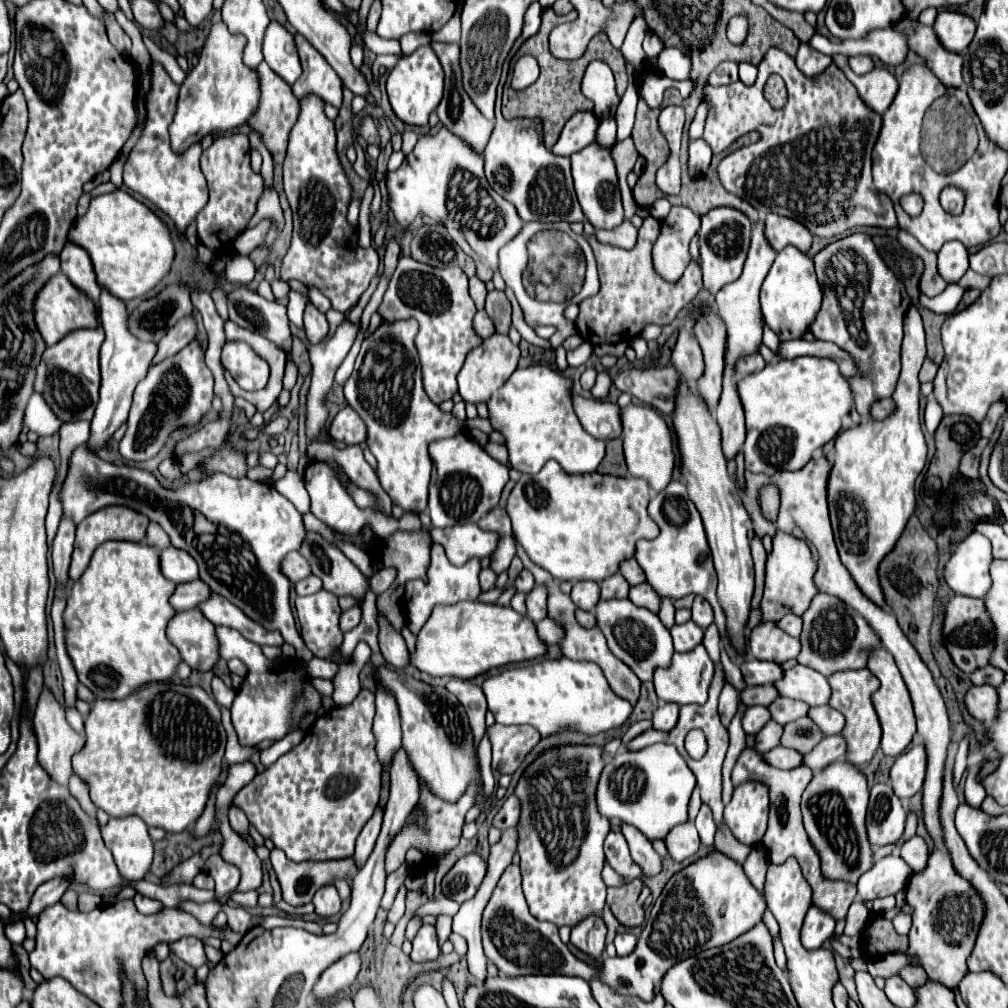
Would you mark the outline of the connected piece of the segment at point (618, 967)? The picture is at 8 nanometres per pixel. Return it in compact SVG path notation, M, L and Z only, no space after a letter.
M716 851L678 871L666 883L650 909L650 917L644 921L634 951L624 957L606 957L602 977L622 995L638 995L640 999L652 1001L660 991L662 977L672 965L688 959L696 951L730 943L762 921L764 909L766 903L746 877L742 865Z

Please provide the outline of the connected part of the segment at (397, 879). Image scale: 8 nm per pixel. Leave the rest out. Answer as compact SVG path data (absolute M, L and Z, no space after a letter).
M404 863L396 873L392 873L388 879L386 879L386 893L384 893L384 897L382 897L382 901L380 901L380 907L382 909L390 909L390 905L392 905L392 901L394 901L394 897L396 897L396 891L398 891L398 887L404 883L404 879L406 879L406 875L404 873L408 873L410 869L408 869L408 863Z

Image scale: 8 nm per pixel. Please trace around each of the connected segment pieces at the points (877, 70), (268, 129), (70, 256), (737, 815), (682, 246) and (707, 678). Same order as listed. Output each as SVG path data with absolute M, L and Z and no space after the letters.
M836 55L832 59L846 73L846 77L856 85L860 97L864 99L864 103L870 109L874 109L876 113L884 113L890 107L890 103L894 101L894 95L898 91L898 79L886 67L878 65L870 73L858 77L848 69L844 55Z
M260 63L260 67L256 71L258 71L258 79L260 79L260 107L256 107L256 115L252 115L252 119L248 119L248 125L256 133L260 133L262 143L272 153L274 165L282 165L284 155L286 155L290 129L294 127L294 123L298 119L300 101L292 95L290 85L284 83L272 69L268 69L266 63Z
M66 243L66 247L60 253L60 269L80 293L84 293L88 299L92 299L92 303L96 305L96 311L98 311L100 287L96 285L96 275L92 271L88 253L82 247Z
M758 781L738 785L724 809L724 823L740 843L758 845L768 823L768 787Z
M673 206L670 215L660 221L660 235L652 249L652 263L660 277L666 281L670 281L670 275L672 281L682 277L684 269L692 261L688 243L698 233L700 225L701 218L682 206Z
M704 645L688 653L674 653L668 667L654 671L654 689L660 701L666 703L698 703L708 699L708 687L714 675L714 663Z

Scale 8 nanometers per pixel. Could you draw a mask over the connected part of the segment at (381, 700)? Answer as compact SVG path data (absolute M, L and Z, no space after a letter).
M376 685L376 717L374 717L374 735L376 735L376 751L380 763L390 765L396 749L402 745L400 731L400 711L396 707L396 699L388 695L388 689Z

